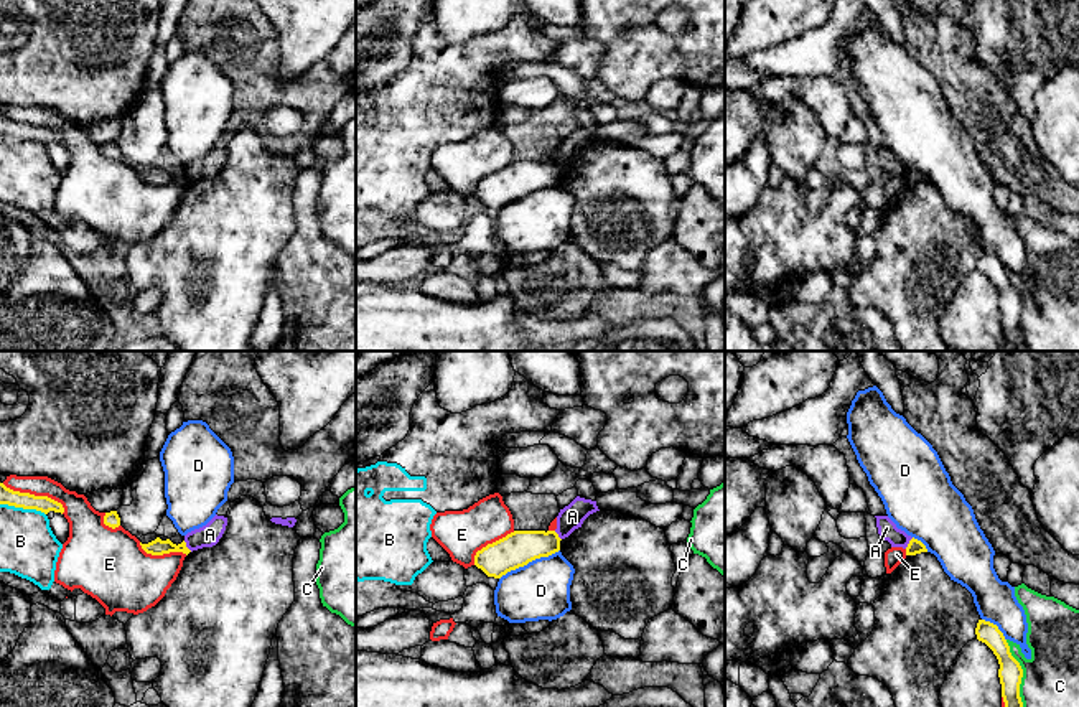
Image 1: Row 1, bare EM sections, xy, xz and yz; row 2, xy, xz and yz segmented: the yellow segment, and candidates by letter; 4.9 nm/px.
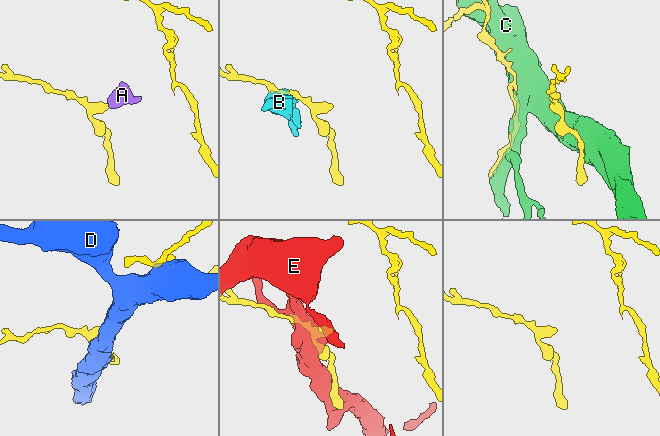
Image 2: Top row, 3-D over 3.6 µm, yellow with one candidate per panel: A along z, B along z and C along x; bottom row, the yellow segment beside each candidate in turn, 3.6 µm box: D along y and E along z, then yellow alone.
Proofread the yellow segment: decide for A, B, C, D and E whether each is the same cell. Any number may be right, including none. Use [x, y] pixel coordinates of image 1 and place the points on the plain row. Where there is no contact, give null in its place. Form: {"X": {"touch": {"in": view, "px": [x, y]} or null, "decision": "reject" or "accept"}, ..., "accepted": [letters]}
{"A": {"touch": {"in": "xy", "px": [185, 177]}, "decision": "reject"}, "B": {"touch": {"in": "xy", "px": [23, 139]}, "decision": "reject"}, "C": {"touch": {"in": "yz", "px": [1022, 307]}, "decision": "reject"}, "D": {"touch": {"in": "xz", "px": [529, 191]}, "decision": "reject"}, "E": {"touch": {"in": "xy", "px": [33, 126]}, "decision": "reject"}, "accepted": []}

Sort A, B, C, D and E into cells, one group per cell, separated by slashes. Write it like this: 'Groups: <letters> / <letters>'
Groups: A / B / C / D / E

